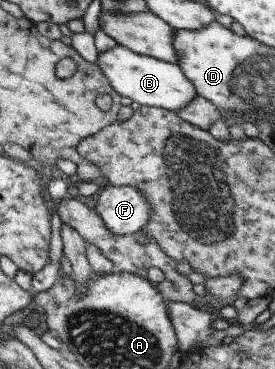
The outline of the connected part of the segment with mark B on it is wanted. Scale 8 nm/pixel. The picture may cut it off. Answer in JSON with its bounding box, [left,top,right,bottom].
[96,45,197,111]

